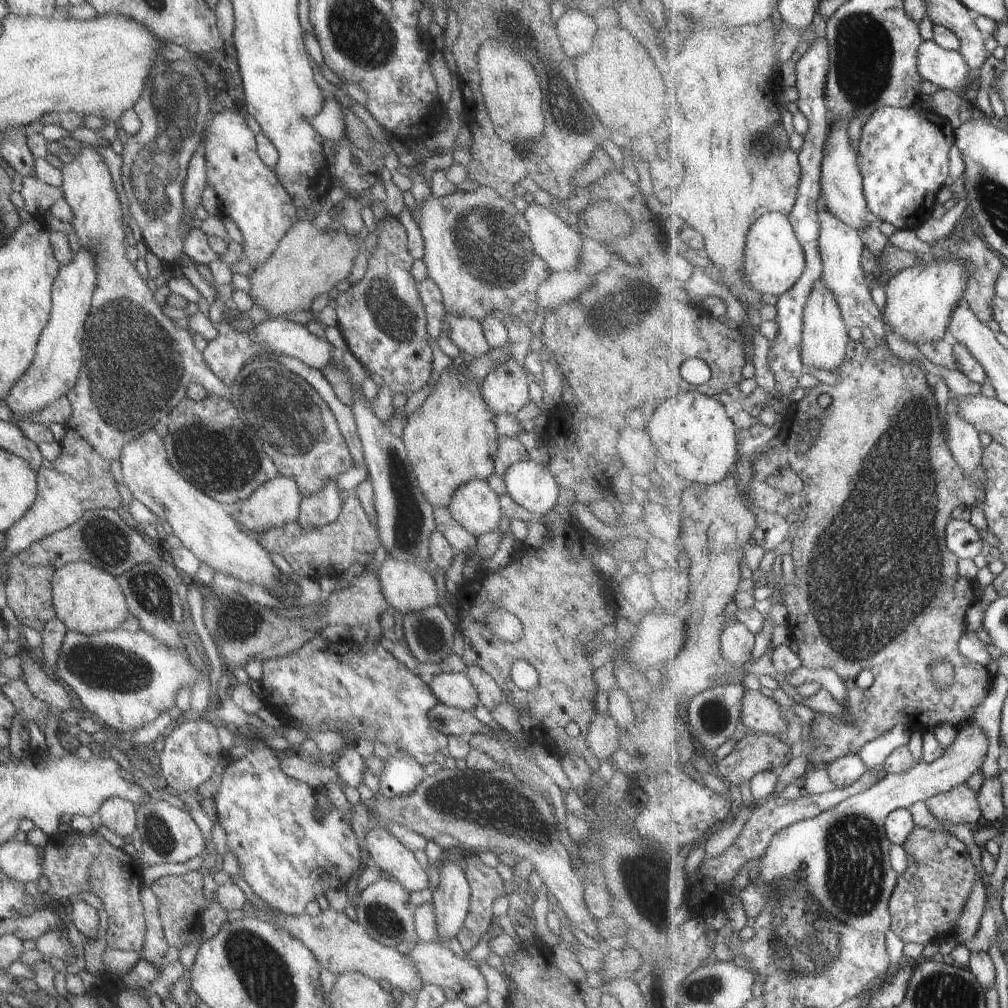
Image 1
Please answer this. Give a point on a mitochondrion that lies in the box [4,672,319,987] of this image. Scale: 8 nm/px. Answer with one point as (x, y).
(157, 831)

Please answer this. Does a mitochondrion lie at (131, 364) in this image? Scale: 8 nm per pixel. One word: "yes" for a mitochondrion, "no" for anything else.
yes

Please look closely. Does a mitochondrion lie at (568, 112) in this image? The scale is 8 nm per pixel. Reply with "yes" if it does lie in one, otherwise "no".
yes

